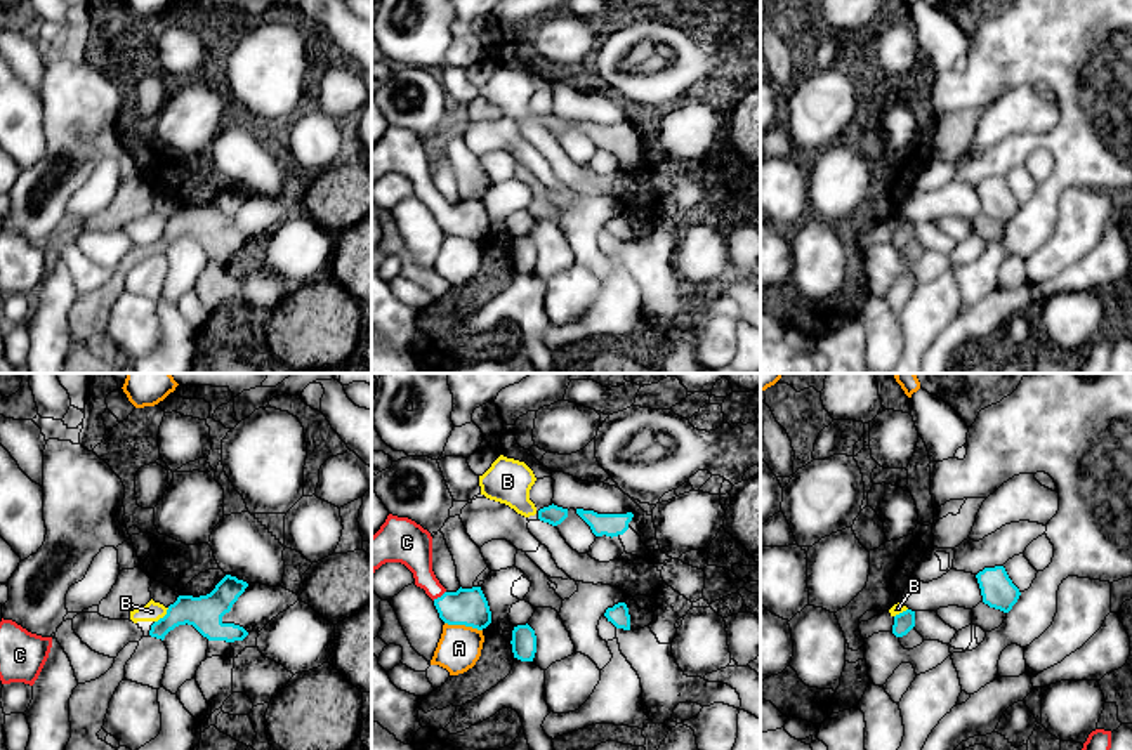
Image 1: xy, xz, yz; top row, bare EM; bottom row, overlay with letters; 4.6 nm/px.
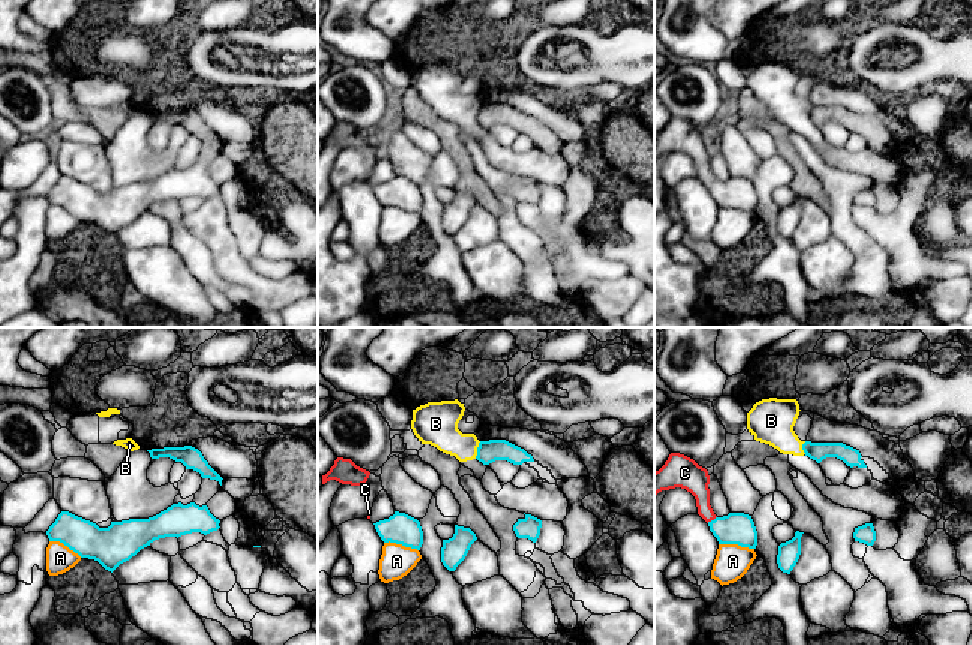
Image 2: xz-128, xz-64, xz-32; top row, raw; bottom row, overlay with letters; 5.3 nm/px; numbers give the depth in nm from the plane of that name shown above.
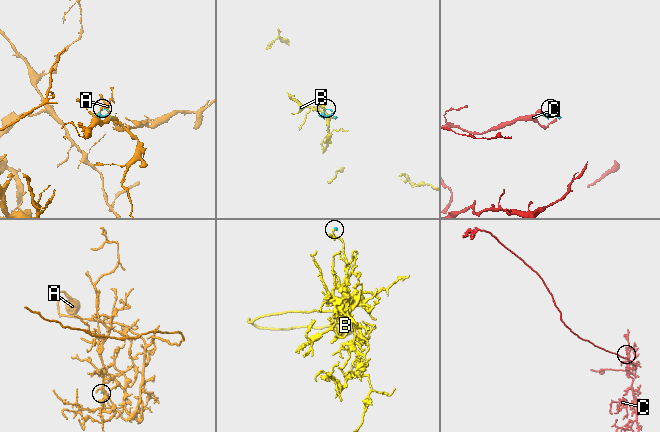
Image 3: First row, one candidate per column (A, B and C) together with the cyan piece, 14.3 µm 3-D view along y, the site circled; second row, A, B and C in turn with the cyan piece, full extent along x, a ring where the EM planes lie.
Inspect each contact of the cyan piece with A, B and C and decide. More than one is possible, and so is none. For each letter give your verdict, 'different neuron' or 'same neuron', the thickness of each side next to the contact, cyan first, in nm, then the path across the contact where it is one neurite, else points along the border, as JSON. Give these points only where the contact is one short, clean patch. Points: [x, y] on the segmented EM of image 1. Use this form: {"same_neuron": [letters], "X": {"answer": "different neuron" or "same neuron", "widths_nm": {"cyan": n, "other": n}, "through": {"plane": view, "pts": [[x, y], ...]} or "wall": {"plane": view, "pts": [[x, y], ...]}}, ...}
{"same_neuron": ["C"], "A": {"answer": "different neuron", "widths_nm": {"cyan": 180, "other": 200}}, "B": {"answer": "different neuron", "widths_nm": {"cyan": 160, "other": 90}, "wall": {"plane": "xy", "pts": [[169, 608], [155, 622]]}}, "C": {"answer": "same neuron", "widths_nm": {"cyan": 180, "other": 160}, "through": {"plane": "xz", "pts": [[467, 606], [452, 606], [438, 598], [422, 573], [415, 549]]}}}

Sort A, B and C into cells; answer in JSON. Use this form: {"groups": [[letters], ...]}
{"groups": [["A"], ["B"], ["C"]]}

